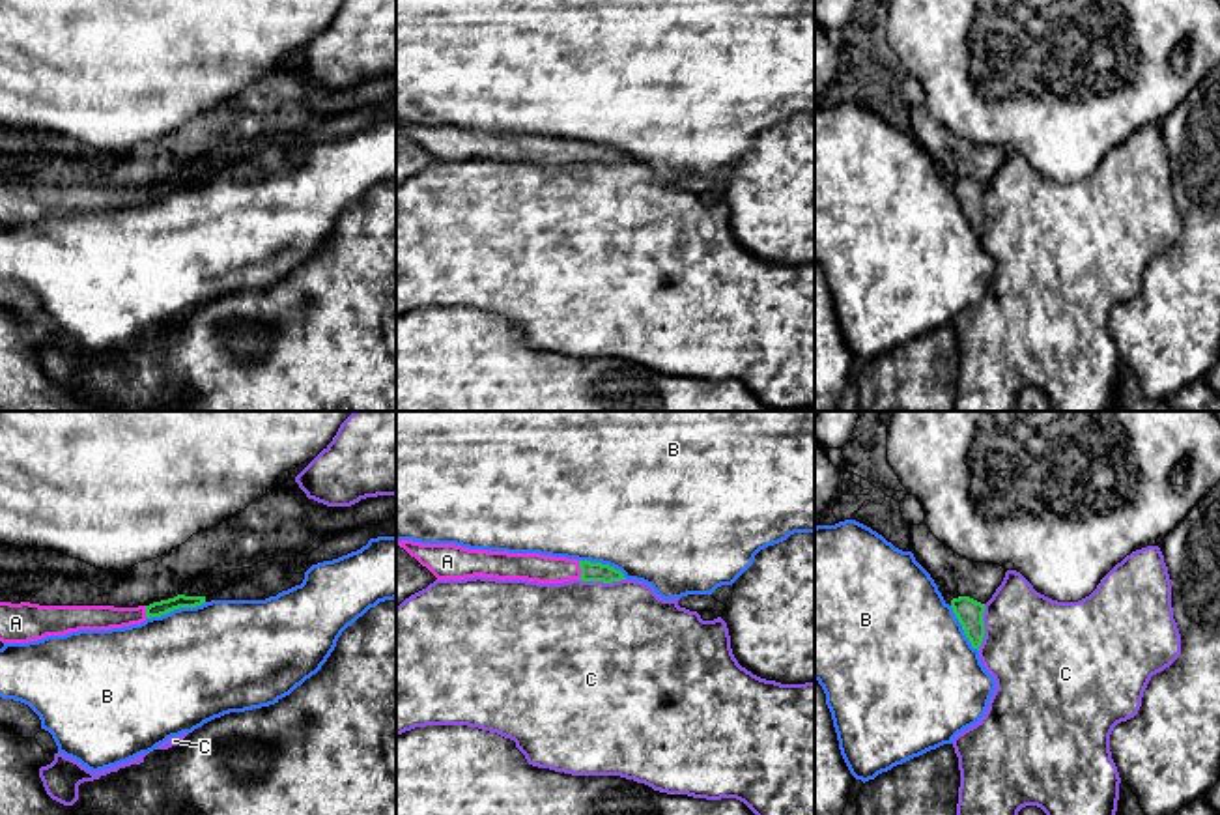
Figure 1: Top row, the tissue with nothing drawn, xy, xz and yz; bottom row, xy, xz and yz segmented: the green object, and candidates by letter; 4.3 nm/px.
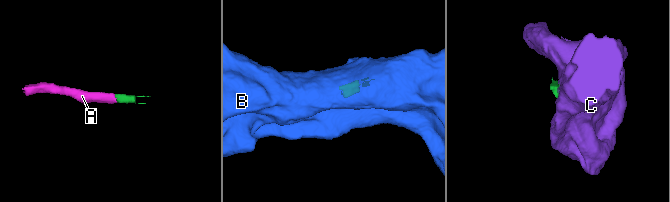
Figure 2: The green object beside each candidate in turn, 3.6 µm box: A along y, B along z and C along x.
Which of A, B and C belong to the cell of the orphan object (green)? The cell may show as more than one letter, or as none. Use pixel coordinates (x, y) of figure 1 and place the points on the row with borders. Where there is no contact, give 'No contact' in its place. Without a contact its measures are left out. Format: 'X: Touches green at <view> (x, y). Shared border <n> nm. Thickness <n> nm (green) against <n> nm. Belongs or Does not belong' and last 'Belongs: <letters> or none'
A: Touches green at xz (581, 571). Shared border 80 nm. Thickness 80 nm (green) against 130 nm. Belongs
B: Touches green at xy (176, 608). Shared border 260 nm. Thickness 60 nm (green) against 480 nm. Does not belong
C: Touches green at xz (602, 580). Shared border 200 nm. Thickness 80 nm (green) against 480 nm. Does not belong
Belongs: A

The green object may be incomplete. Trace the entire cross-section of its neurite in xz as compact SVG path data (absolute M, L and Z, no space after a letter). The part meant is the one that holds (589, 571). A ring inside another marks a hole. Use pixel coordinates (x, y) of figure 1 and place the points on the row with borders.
M396 540L396 544L437 579L465 579L475 576L538 583L562 583L572 579L613 583L626 579L620 570L590 561L540 553L469 550L456 544L420 544L413 540Z

